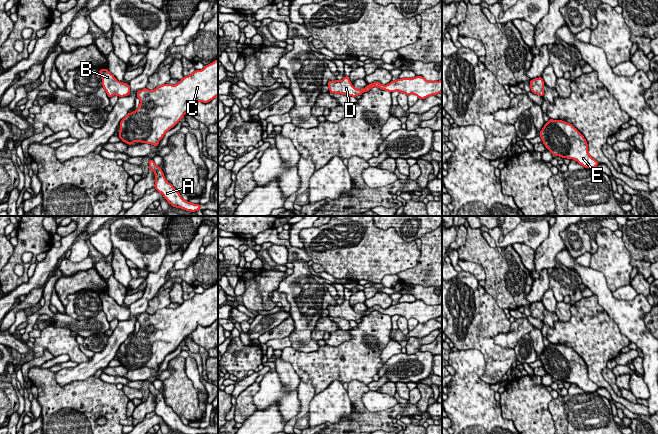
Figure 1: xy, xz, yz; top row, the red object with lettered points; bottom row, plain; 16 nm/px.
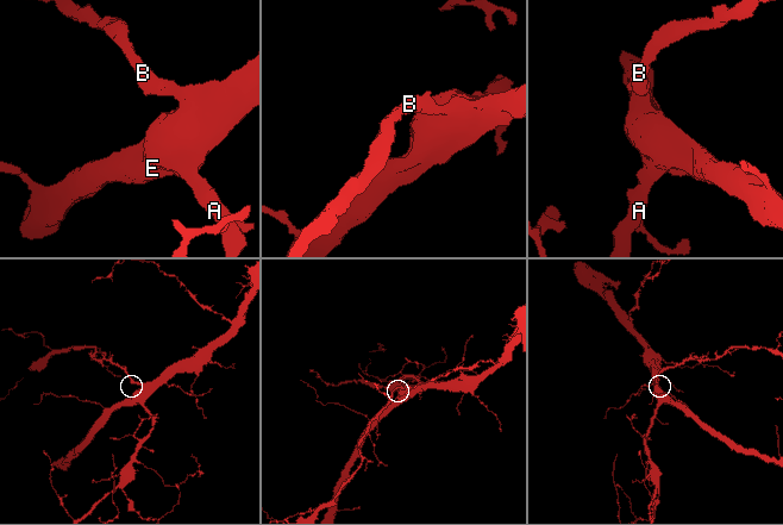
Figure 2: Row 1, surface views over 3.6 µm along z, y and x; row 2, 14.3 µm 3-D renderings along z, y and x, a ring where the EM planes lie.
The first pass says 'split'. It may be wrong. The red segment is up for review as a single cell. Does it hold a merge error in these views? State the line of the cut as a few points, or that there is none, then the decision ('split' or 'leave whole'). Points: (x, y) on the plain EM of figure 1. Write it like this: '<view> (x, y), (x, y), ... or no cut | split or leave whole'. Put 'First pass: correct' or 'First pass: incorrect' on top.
First pass: incorrect
no cut | leave whole

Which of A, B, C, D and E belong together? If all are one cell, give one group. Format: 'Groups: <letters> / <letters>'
Groups: A B C D E

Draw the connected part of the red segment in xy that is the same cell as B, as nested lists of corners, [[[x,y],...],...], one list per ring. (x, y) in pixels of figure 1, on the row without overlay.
[[[106,292],[98,295],[101,299],[102,311],[105,313],[109,322],[113,319],[124,321],[130,318],[129,308],[119,306]]]

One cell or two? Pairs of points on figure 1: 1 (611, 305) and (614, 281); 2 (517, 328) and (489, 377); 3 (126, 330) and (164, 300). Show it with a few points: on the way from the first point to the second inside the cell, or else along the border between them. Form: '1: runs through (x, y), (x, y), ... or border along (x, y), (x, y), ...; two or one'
1: border along (599, 271), (603, 275), (606, 285), (612, 291); two
2: border along (511, 324), (508, 332), (495, 337), (503, 348); two
3: border along (156, 294), (149, 301), (145, 311); two

